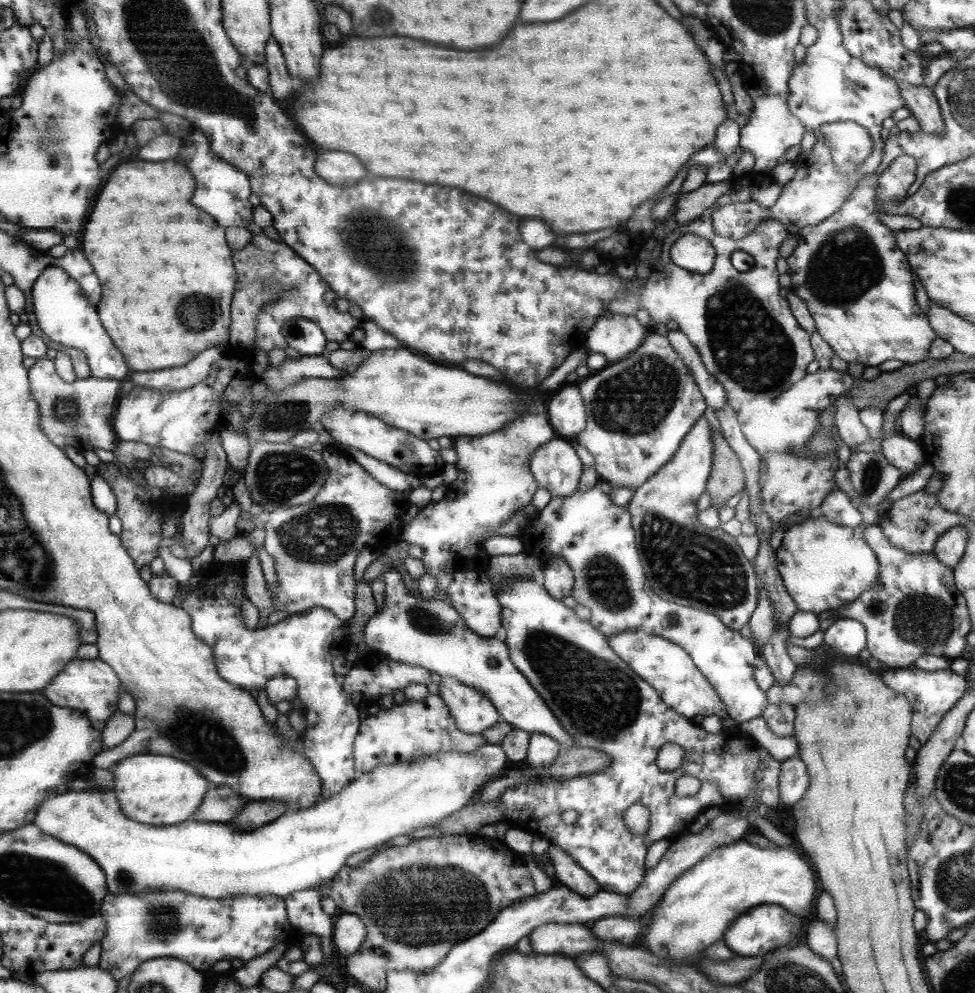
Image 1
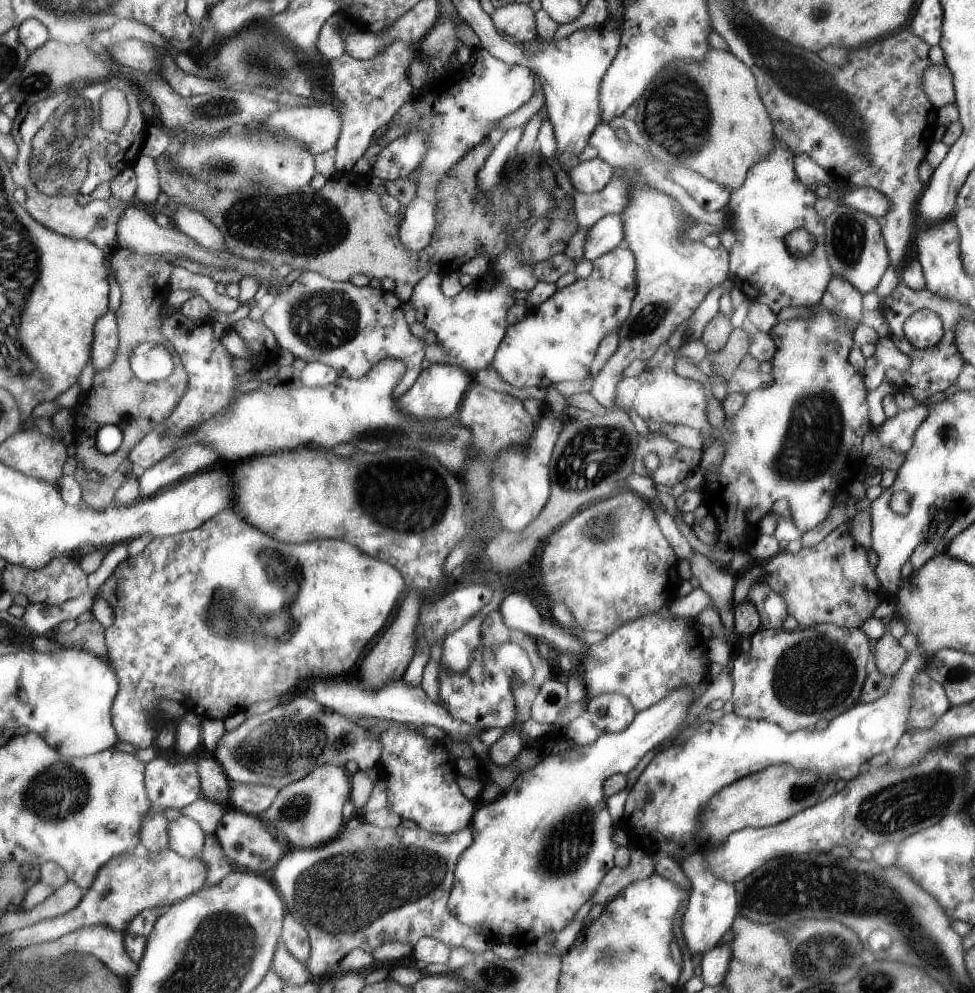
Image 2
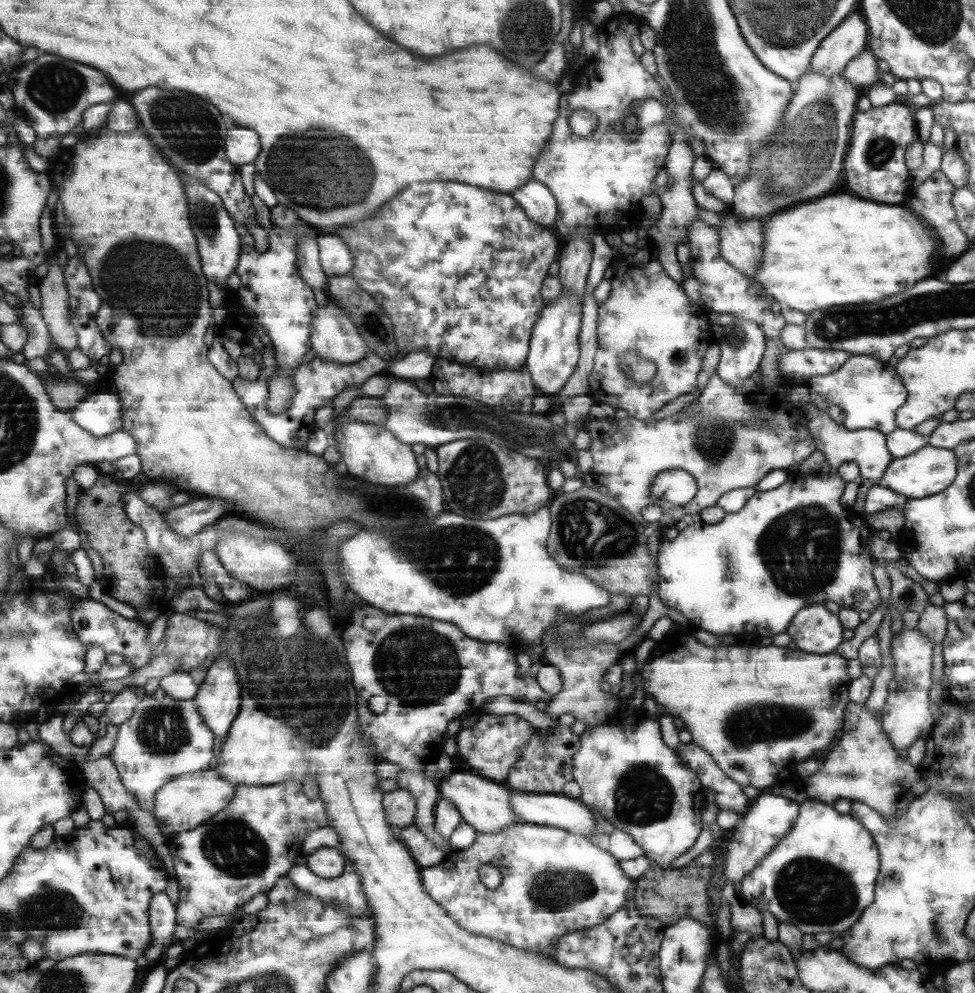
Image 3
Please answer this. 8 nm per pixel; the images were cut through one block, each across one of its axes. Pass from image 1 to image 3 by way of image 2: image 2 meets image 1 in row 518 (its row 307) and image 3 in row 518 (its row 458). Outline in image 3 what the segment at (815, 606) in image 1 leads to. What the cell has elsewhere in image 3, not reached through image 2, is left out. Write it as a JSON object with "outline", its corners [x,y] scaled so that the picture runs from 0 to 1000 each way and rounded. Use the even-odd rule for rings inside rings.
{"outline":[[[847,413],[841,414],[843,420],[830,424],[830,434],[838,453],[846,457],[851,467],[850,477],[839,475],[837,478],[814,479],[814,483],[806,482],[794,493],[775,495],[759,516],[745,517],[742,525],[707,529],[689,545],[681,543],[678,546],[674,563],[676,601],[709,634],[725,635],[736,640],[767,636],[784,642],[808,636],[814,619],[822,614],[821,610],[845,608],[853,604],[863,612],[894,617],[905,607],[894,578],[896,570],[890,550],[892,533],[889,520],[884,520],[880,512],[862,508],[869,486],[858,473],[866,465],[877,465],[882,473],[881,486],[892,483],[894,489],[905,489],[906,477],[916,462],[909,438],[896,432],[870,433],[868,427],[859,428],[852,422]],[[880,596],[884,596],[882,604],[878,603]]]}

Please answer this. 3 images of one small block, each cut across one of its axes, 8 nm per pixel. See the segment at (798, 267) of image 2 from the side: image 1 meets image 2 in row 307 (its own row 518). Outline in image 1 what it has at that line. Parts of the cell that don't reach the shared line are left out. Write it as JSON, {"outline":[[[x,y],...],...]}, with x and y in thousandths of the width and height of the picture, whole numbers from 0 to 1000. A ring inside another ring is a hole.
{"outline":[[[769,174],[752,178],[750,190],[738,197],[731,205],[731,209],[724,209],[720,216],[706,226],[694,227],[691,232],[680,241],[676,259],[667,266],[669,272],[665,283],[647,296],[639,295],[626,305],[625,314],[630,316],[652,316],[654,312],[665,314],[669,327],[684,326],[691,322],[695,325],[706,342],[716,352],[724,373],[742,387],[745,392],[746,406],[754,413],[760,434],[765,443],[779,456],[779,485],[781,516],[786,518],[793,534],[806,531],[804,524],[817,516],[831,517],[846,507],[845,502],[858,491],[855,477],[862,469],[859,458],[849,456],[841,462],[829,458],[829,447],[842,431],[840,414],[829,412],[822,405],[821,393],[817,389],[827,378],[831,377],[831,367],[835,367],[837,355],[834,350],[834,338],[823,331],[818,325],[818,318],[814,318],[814,310],[810,310],[810,302],[802,298],[802,270],[798,270],[798,259],[802,258],[802,246],[806,246],[806,239],[810,234],[801,223],[791,218],[782,222],[777,229],[757,242],[734,236],[731,229],[731,211],[736,211],[745,205],[755,203],[777,203],[784,209],[792,209],[801,196],[802,187],[798,186],[789,174]],[[705,237],[714,237],[728,244],[733,250],[733,265],[726,276],[708,274],[691,265],[689,261],[690,246]],[[753,252],[761,252],[773,258],[773,270],[767,274],[751,269],[749,264]]]}

